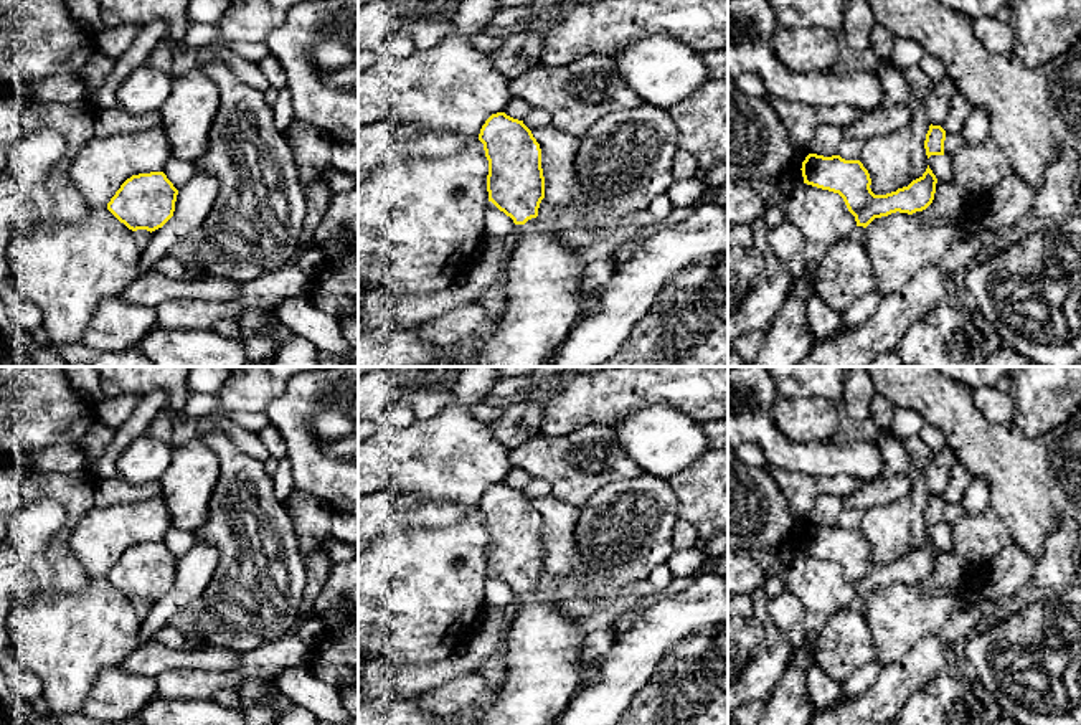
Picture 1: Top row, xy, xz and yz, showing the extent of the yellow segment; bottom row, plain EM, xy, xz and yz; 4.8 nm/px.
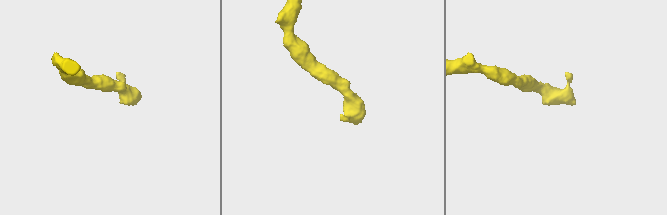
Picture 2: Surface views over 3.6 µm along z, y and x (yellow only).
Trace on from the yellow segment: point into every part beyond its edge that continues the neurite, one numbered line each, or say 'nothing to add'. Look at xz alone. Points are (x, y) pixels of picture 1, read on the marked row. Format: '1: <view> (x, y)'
1: xz (545, 276)

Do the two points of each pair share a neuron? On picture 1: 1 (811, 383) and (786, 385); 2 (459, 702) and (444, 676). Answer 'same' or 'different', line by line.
1: same
2: different

